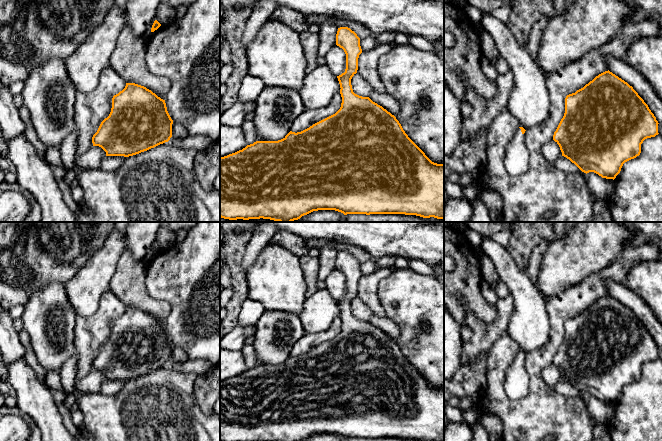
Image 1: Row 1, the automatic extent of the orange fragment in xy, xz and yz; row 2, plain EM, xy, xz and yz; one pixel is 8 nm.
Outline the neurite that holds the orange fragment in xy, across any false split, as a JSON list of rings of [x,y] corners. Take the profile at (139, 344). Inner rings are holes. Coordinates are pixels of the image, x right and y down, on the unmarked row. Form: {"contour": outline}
{"contour": [[[126,307],[125,312],[113,320],[111,336],[93,359],[92,367],[101,371],[106,380],[129,381],[168,366],[172,348],[165,324],[144,310]]]}

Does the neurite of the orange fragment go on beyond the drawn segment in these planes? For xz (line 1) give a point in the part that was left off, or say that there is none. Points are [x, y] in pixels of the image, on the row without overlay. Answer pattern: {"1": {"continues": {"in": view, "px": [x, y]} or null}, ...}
{"1": {"continues": null}}

